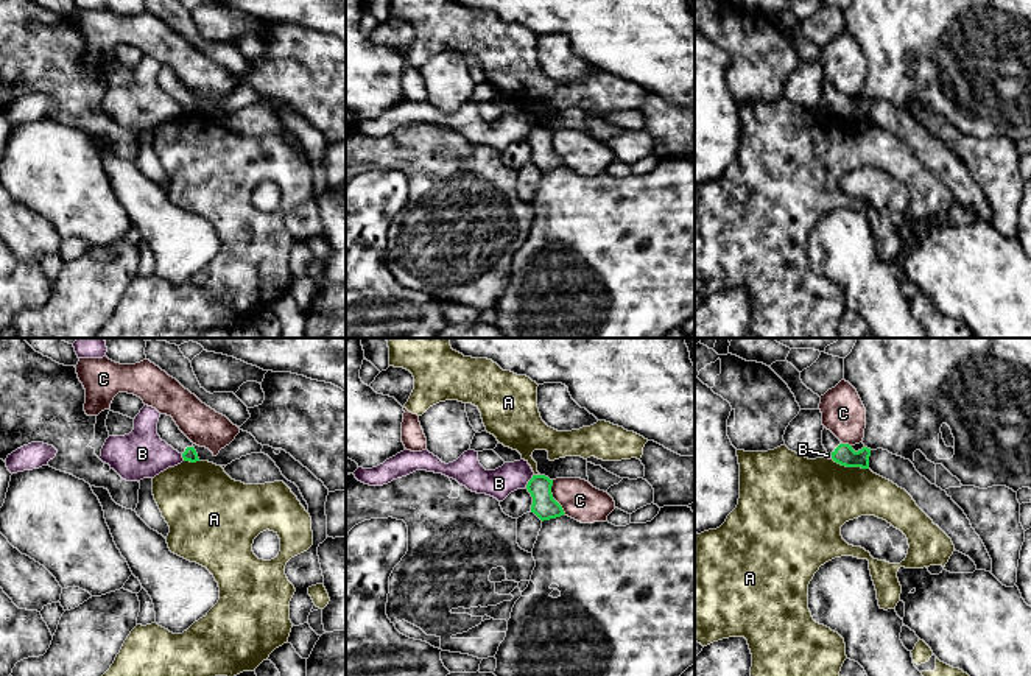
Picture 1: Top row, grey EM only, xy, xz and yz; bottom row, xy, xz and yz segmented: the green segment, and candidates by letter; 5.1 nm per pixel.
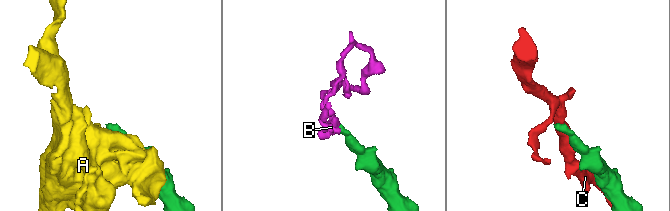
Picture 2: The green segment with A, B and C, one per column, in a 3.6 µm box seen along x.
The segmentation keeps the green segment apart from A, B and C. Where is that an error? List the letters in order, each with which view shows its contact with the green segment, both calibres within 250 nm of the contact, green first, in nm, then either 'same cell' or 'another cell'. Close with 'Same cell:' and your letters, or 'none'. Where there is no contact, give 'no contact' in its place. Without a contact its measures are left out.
A: meets green in yz; 110 nm thick on the green side, 400 nm on the other; another cell
B: meets green in xz; 120 nm thick on the green side, 150 nm on the other; another cell
C: meets green in xz; 120 nm thick on the green side, 200 nm on the other; another cell
Same cell: none

